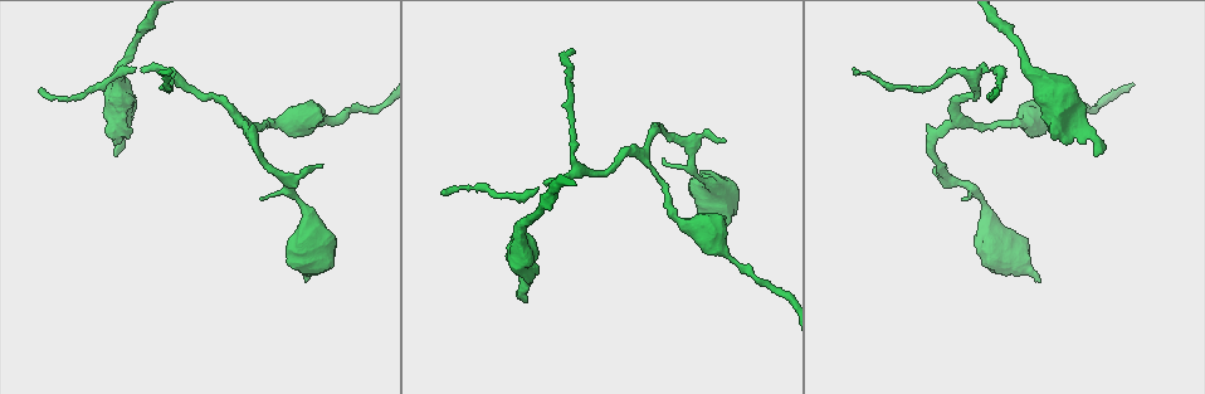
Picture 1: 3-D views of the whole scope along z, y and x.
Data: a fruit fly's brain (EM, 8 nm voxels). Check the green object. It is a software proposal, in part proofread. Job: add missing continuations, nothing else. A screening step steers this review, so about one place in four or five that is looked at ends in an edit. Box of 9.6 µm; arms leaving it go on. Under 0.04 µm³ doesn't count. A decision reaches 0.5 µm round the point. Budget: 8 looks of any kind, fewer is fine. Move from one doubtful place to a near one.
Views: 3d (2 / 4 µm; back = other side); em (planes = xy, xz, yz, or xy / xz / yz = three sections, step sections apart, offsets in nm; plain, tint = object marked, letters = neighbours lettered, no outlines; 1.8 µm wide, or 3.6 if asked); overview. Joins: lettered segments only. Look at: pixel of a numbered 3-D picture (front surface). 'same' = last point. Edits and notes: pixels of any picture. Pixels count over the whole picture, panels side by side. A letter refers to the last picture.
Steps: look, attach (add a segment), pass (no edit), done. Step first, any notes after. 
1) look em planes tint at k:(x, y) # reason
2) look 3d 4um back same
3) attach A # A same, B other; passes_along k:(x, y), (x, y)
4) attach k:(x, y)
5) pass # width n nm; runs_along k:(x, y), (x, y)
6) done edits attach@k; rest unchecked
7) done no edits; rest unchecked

look em planes letters at 1:(985, 71) # tapers out

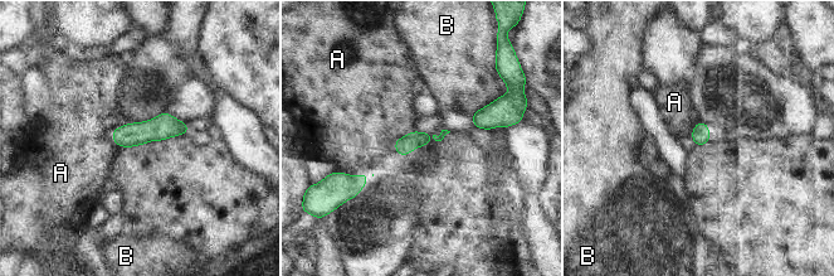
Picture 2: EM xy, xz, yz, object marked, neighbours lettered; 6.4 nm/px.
pass # A other, B other; none of them fits

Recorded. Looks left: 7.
look em planes plain at 1:(724, 139) # tapers out

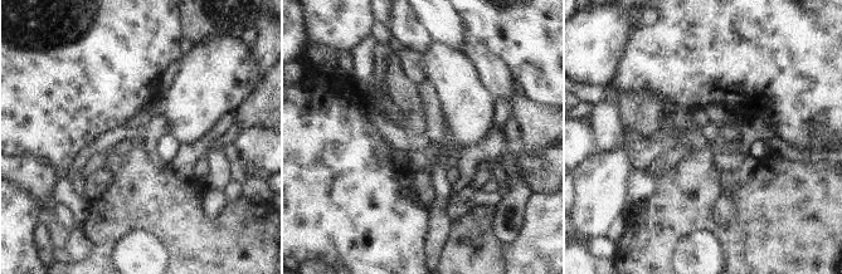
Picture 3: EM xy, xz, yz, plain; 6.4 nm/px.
look em planes tint same # where the object lies

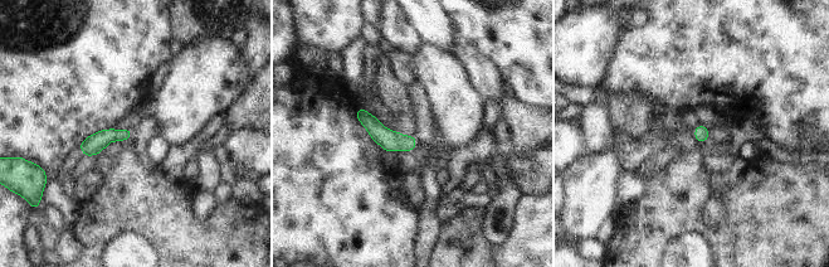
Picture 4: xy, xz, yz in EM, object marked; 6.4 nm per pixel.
look em planes letters same

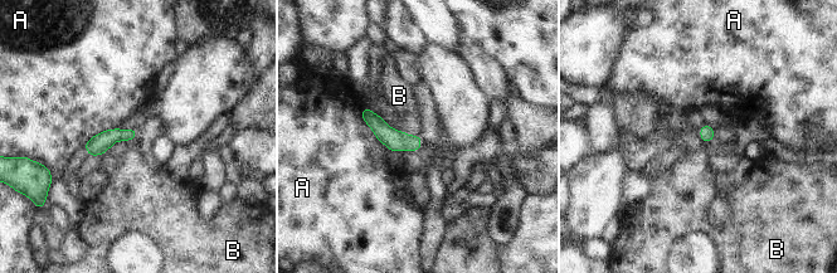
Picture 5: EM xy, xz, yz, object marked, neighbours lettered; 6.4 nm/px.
pass # A other, B other; runs_along 5:(364, 115), (393, 140), (417, 145); no lettered segment goes on from it

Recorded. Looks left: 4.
look em planes letters at 1:(168, 70) # an open end

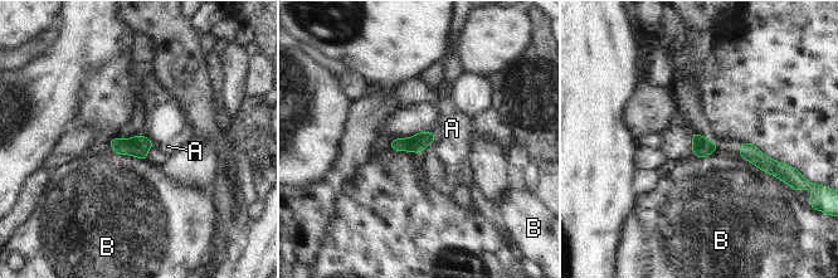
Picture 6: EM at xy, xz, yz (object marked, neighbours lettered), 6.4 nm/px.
pass # A other, B other; border 6:(716, 149), (696, 159); none of them fits

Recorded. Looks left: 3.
done no edits; rest unchecked

